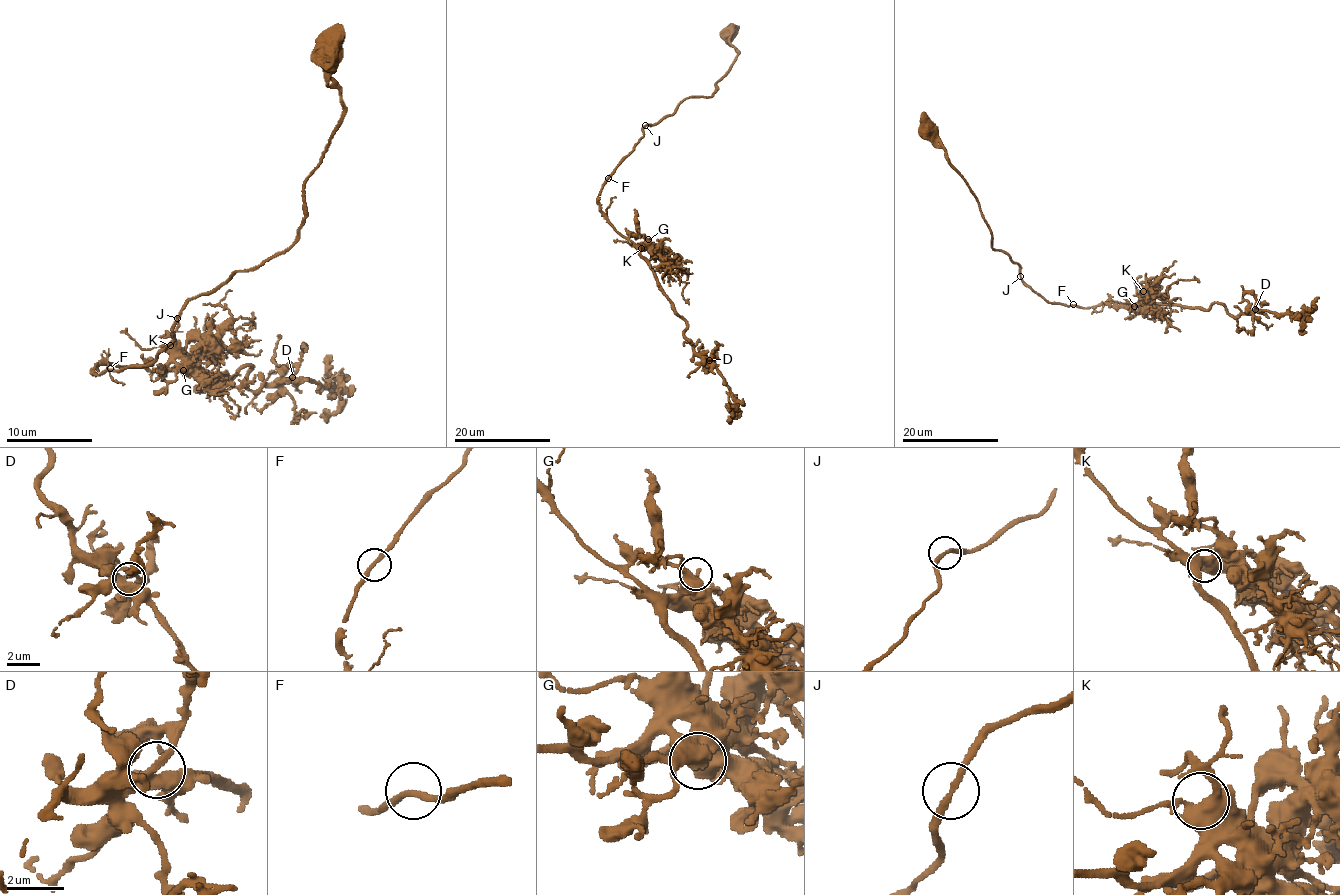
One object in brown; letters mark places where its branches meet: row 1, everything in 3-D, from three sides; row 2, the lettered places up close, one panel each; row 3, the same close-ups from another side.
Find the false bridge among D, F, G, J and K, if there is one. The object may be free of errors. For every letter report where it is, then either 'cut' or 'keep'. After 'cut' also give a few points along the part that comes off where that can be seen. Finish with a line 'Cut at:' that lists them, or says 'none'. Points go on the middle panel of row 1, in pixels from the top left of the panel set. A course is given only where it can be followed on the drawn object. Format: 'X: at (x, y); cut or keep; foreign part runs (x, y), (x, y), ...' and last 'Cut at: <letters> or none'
D: at (709, 360); keep
F: at (608, 178); keep
G: at (648, 239); keep
J: at (645, 125); keep
K: at (641, 248); keep
Cut at: none

